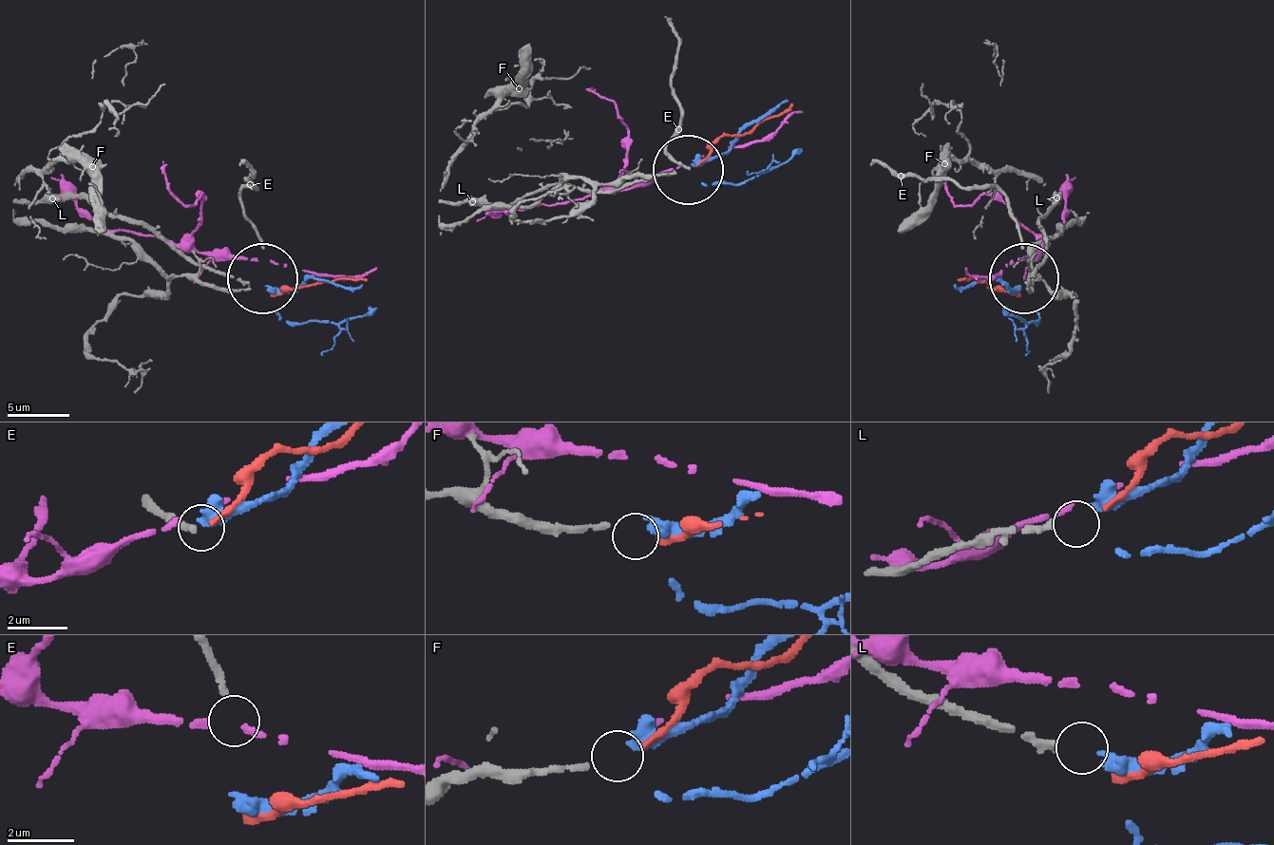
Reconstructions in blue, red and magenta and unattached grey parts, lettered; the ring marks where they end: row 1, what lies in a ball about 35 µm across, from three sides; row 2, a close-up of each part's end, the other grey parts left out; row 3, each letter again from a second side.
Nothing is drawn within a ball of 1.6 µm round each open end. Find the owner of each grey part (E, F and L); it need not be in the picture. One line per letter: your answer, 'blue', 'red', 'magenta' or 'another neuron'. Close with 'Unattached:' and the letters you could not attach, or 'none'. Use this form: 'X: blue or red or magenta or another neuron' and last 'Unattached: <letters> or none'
E: another neuron
F: red
L: blue
Unattached: E

